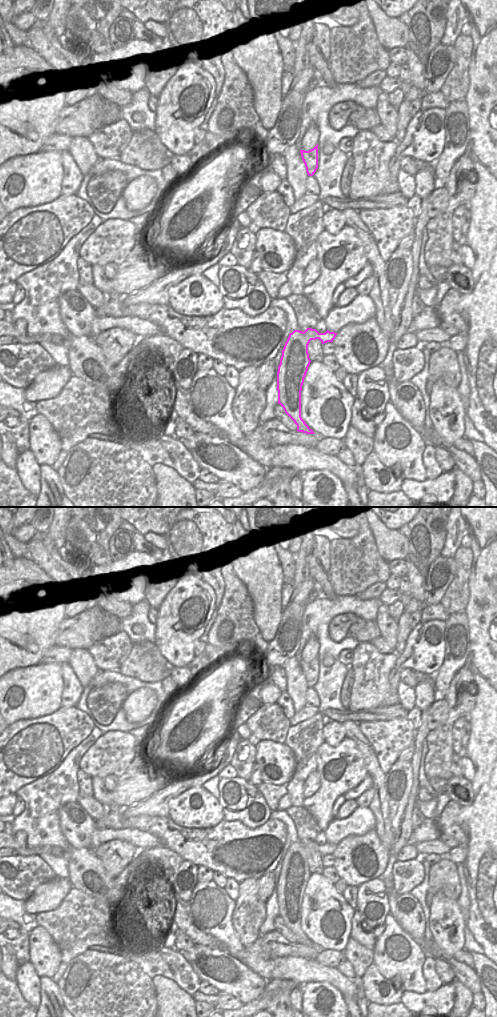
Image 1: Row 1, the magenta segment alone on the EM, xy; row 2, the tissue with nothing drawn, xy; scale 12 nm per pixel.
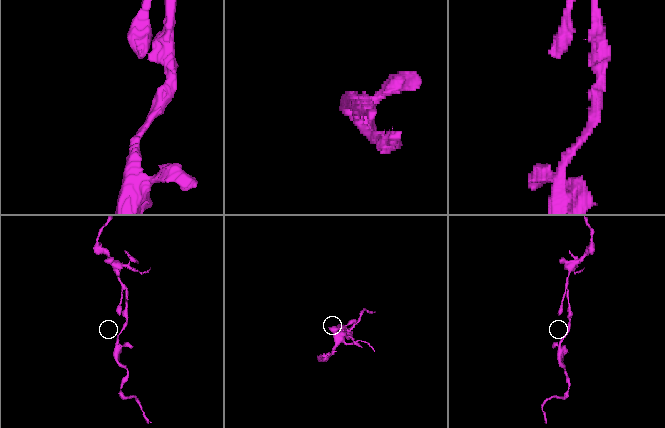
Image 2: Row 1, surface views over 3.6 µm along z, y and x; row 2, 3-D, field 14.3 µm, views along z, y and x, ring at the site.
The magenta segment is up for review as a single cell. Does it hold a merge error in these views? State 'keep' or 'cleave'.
keep

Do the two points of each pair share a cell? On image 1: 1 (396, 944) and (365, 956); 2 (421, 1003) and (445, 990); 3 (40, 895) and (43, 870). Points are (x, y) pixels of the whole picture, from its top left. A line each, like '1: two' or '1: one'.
1: two
2: one
3: two

